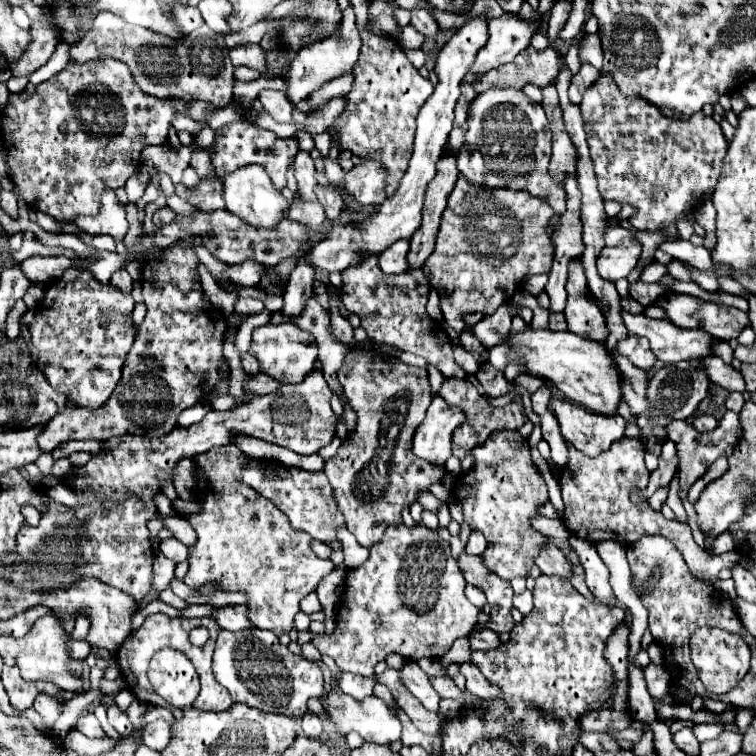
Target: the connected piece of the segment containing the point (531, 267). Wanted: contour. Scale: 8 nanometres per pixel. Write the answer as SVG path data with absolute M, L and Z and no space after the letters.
M462 177L456 181L456 187L448 197L448 207L444 209L444 215L440 221L436 249L428 257L426 265L422 267L428 283L440 295L440 309L444 313L446 323L456 333L464 331L464 313L480 311L484 315L490 315L504 301L508 301L512 297L512 293L524 283L526 277L550 271L550 261L554 257L554 249L550 245L550 237L546 235L546 227L552 217L554 217L554 211L550 209L550 205L538 197L532 197L526 191L482 189L482 187L470 185Z

